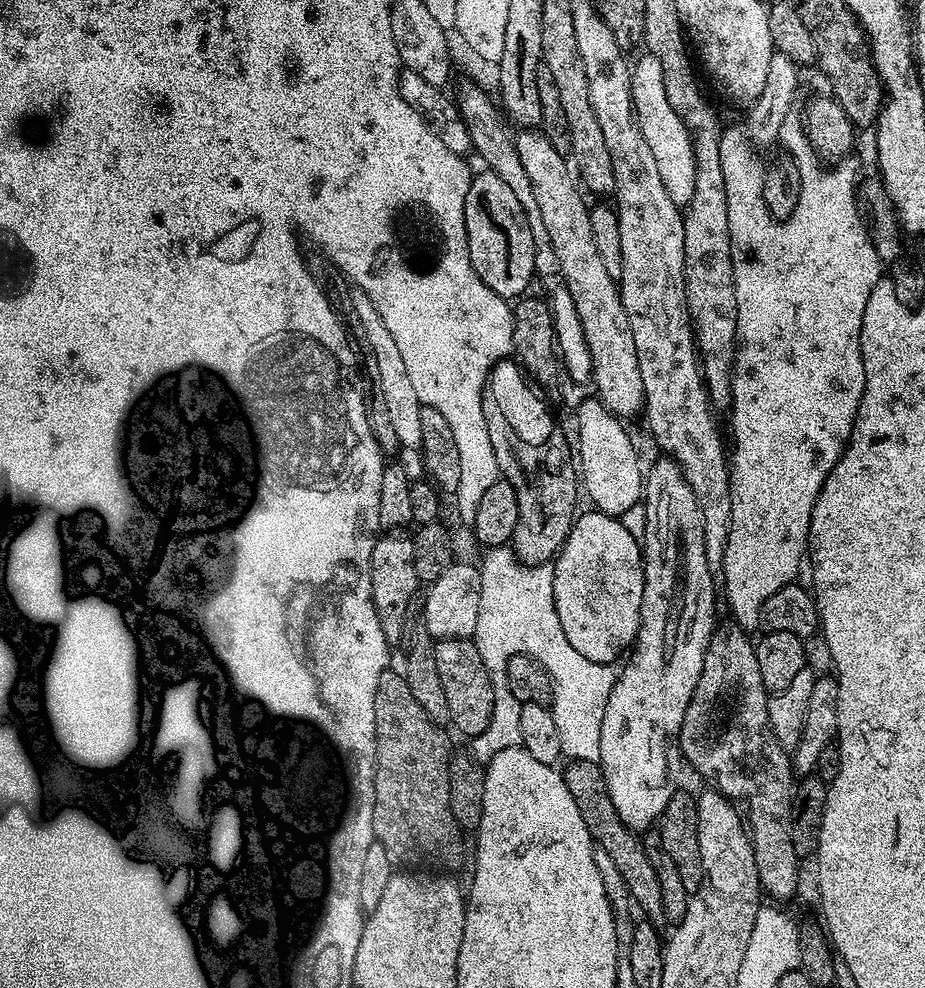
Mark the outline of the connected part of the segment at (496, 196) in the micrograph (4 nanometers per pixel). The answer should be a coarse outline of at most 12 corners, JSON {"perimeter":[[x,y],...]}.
{"perimeter":[[491,170],[467,185],[470,262],[490,290],[525,295],[534,238]]}

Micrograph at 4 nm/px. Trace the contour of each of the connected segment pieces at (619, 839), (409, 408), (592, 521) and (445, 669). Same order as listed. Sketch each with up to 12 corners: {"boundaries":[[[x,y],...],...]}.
{"boundaries":[[[568,760],[562,775],[593,841],[635,907],[657,926],[665,916],[643,839],[625,828],[604,771]],[[370,298],[352,308],[409,481],[425,479],[421,402]],[[577,515],[554,606],[566,642],[611,665],[633,647],[644,557],[620,518]],[[475,639],[435,645],[451,727],[473,738],[494,714]]]}

